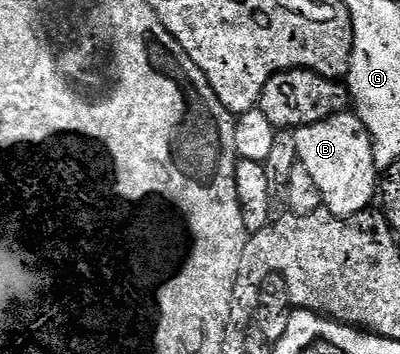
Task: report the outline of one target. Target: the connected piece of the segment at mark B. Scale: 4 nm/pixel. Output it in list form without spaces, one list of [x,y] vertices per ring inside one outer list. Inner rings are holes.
[[[345,110],[335,112],[330,118],[326,118],[317,124],[311,124],[305,128],[295,129],[296,145],[298,146],[298,162],[306,166],[310,178],[318,185],[318,190],[324,199],[323,207],[335,216],[353,216],[365,211],[371,200],[378,196],[378,169],[374,158],[374,146],[372,135],[368,133],[368,127],[360,121],[355,111]]]

